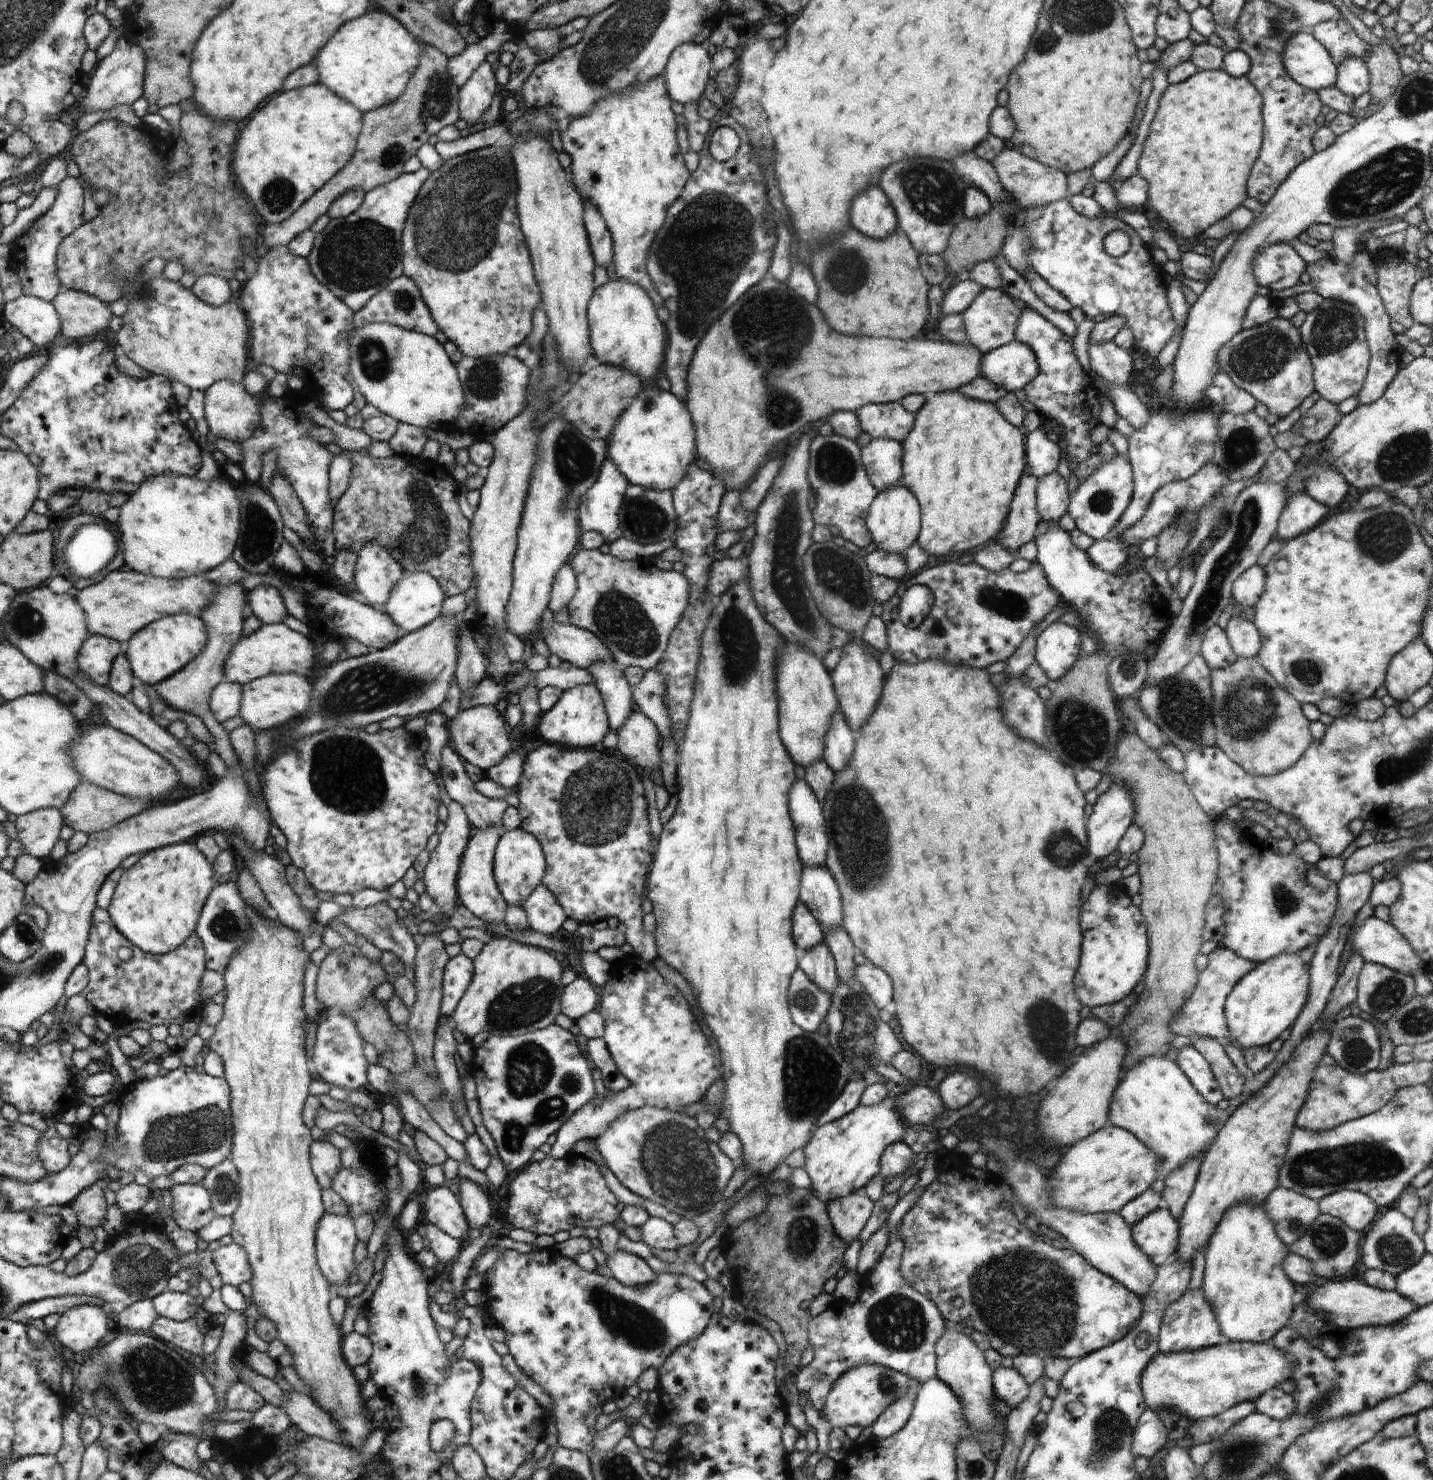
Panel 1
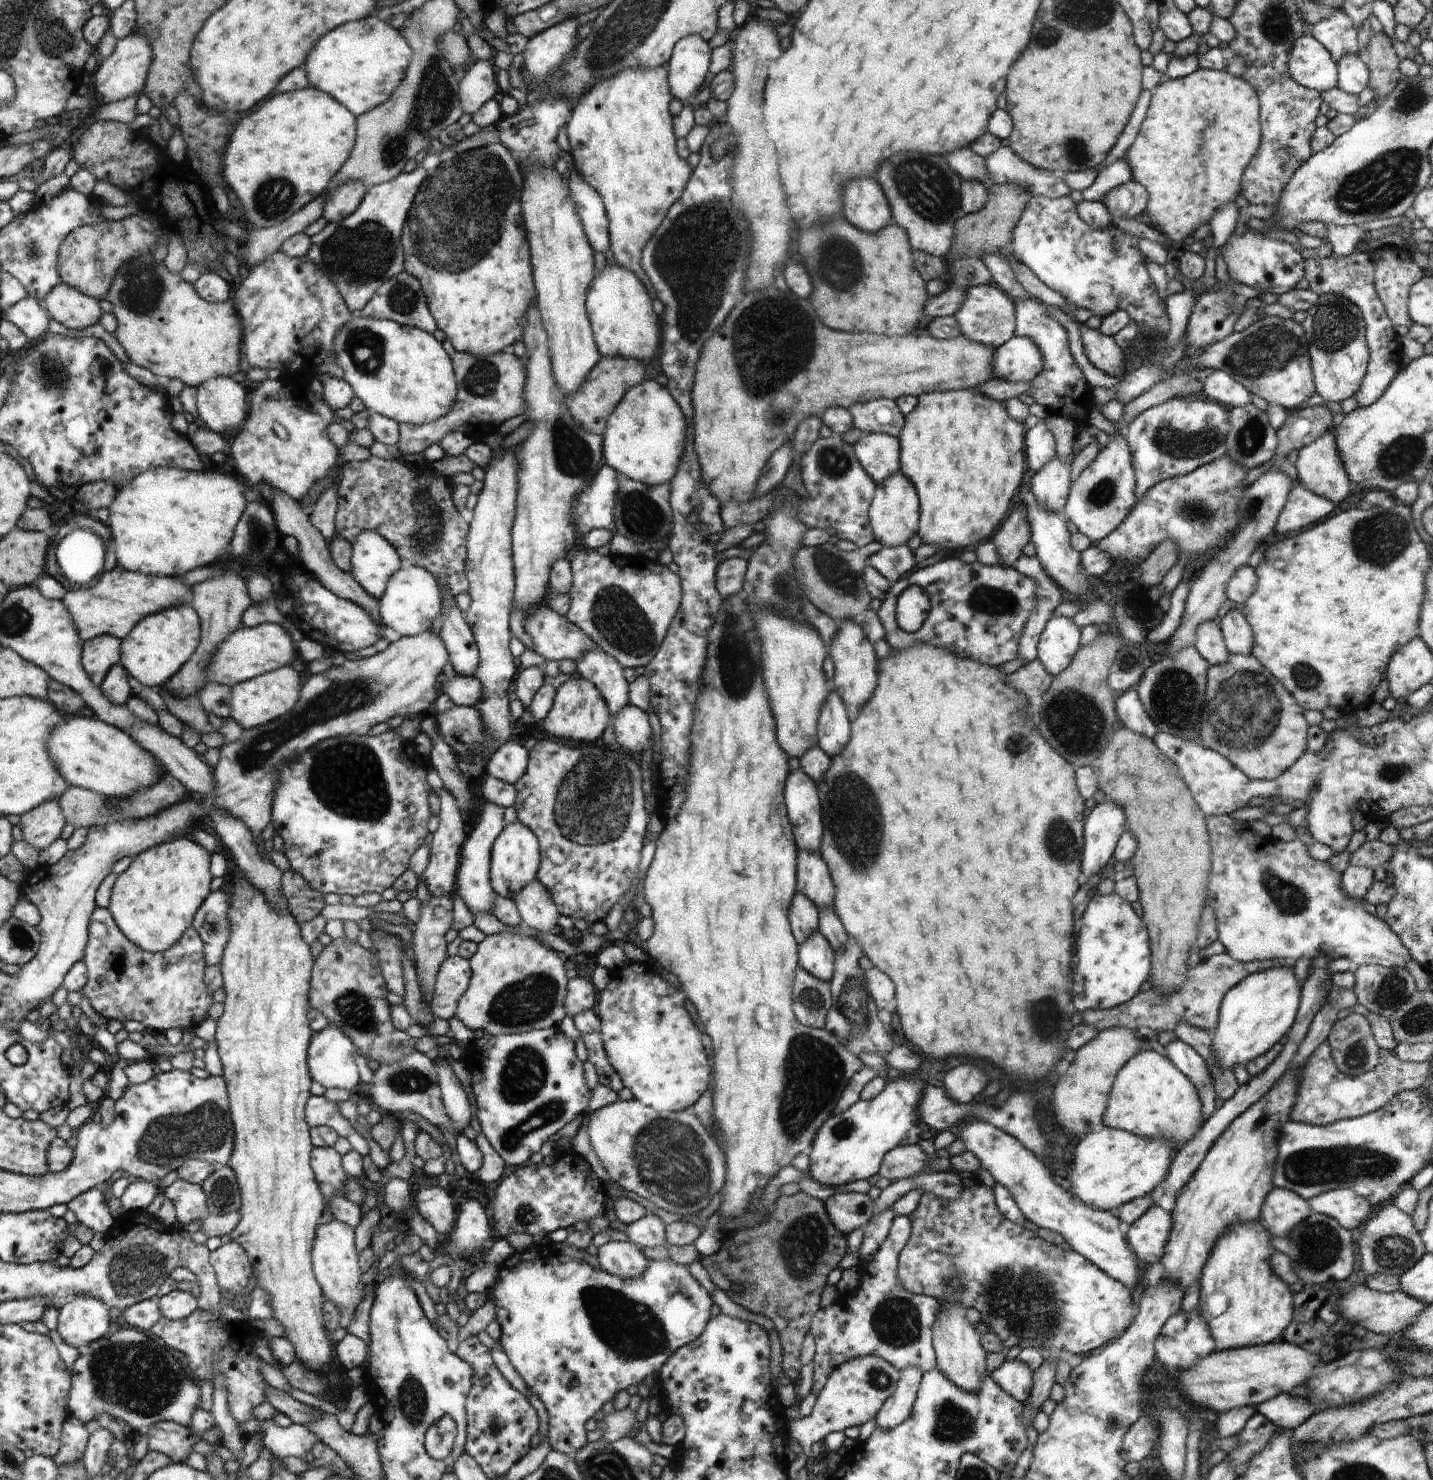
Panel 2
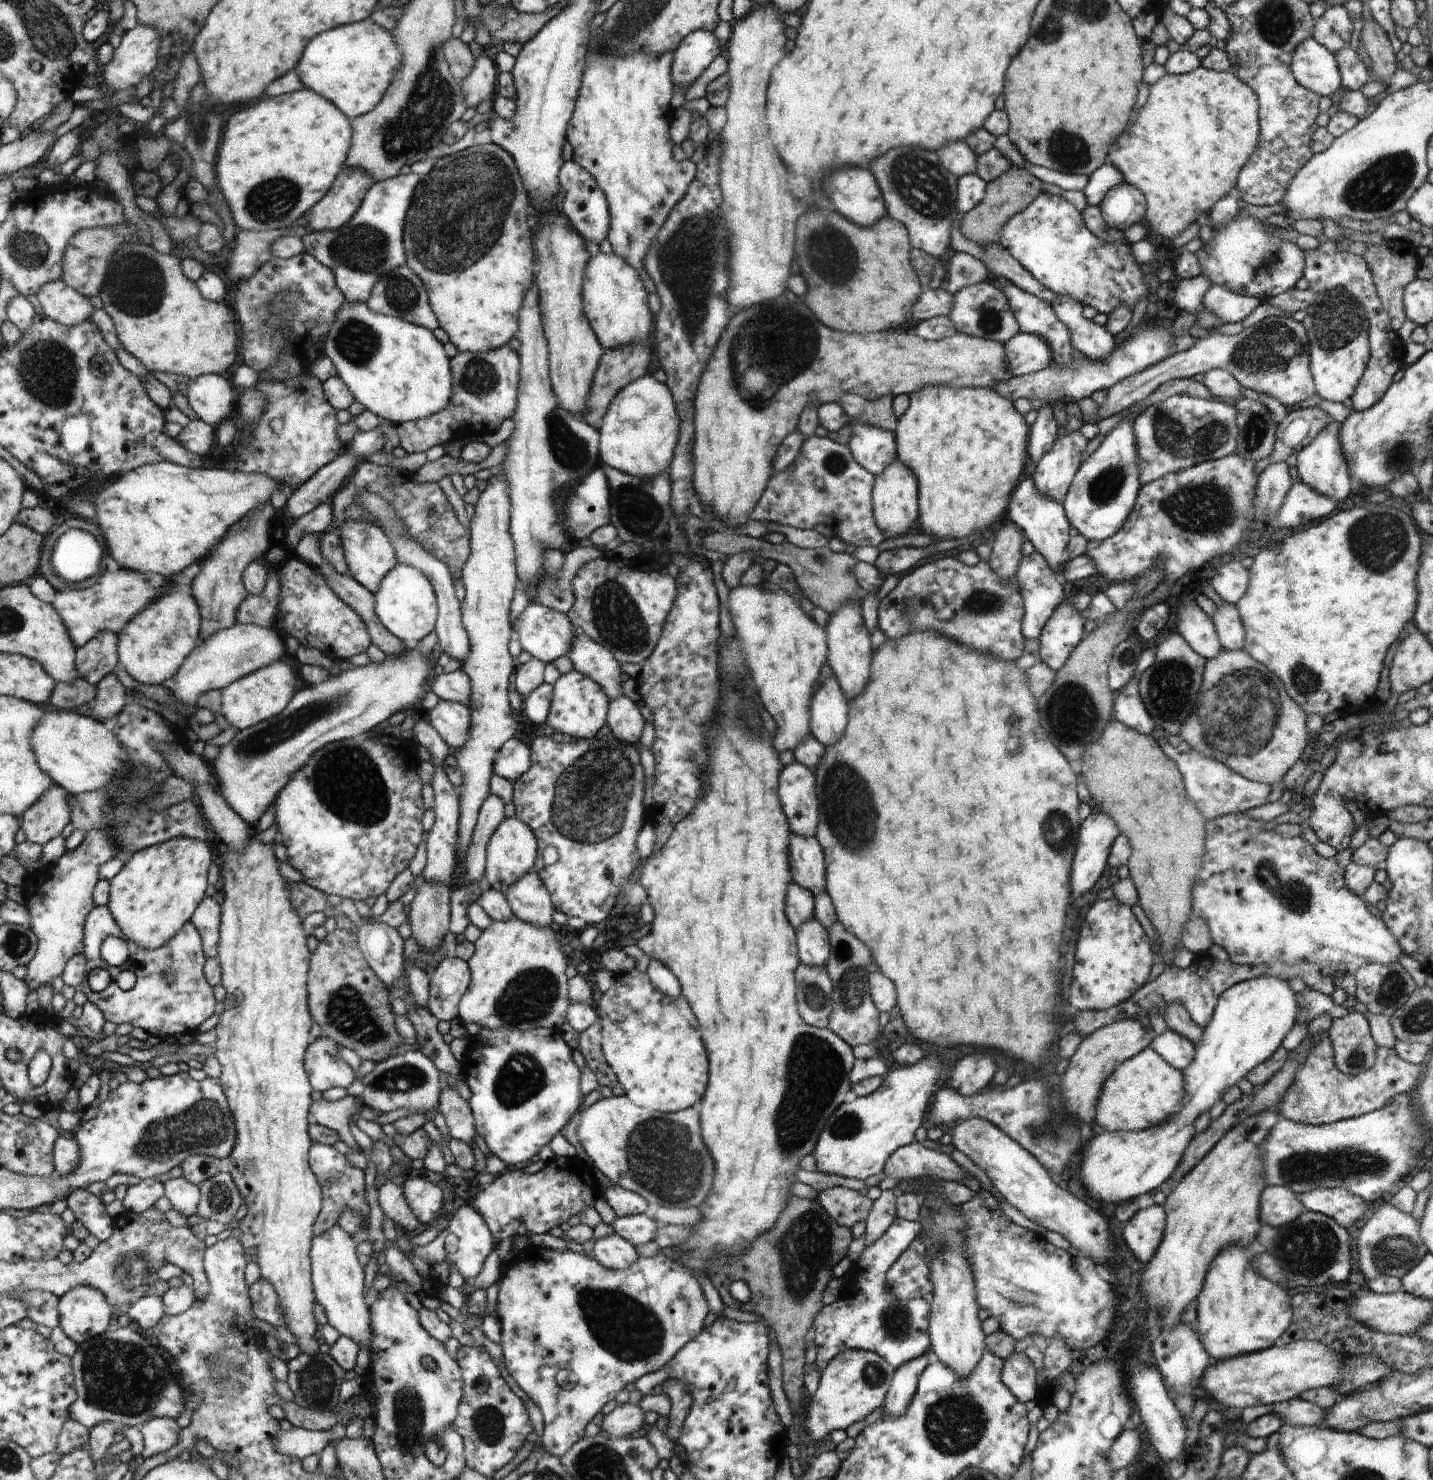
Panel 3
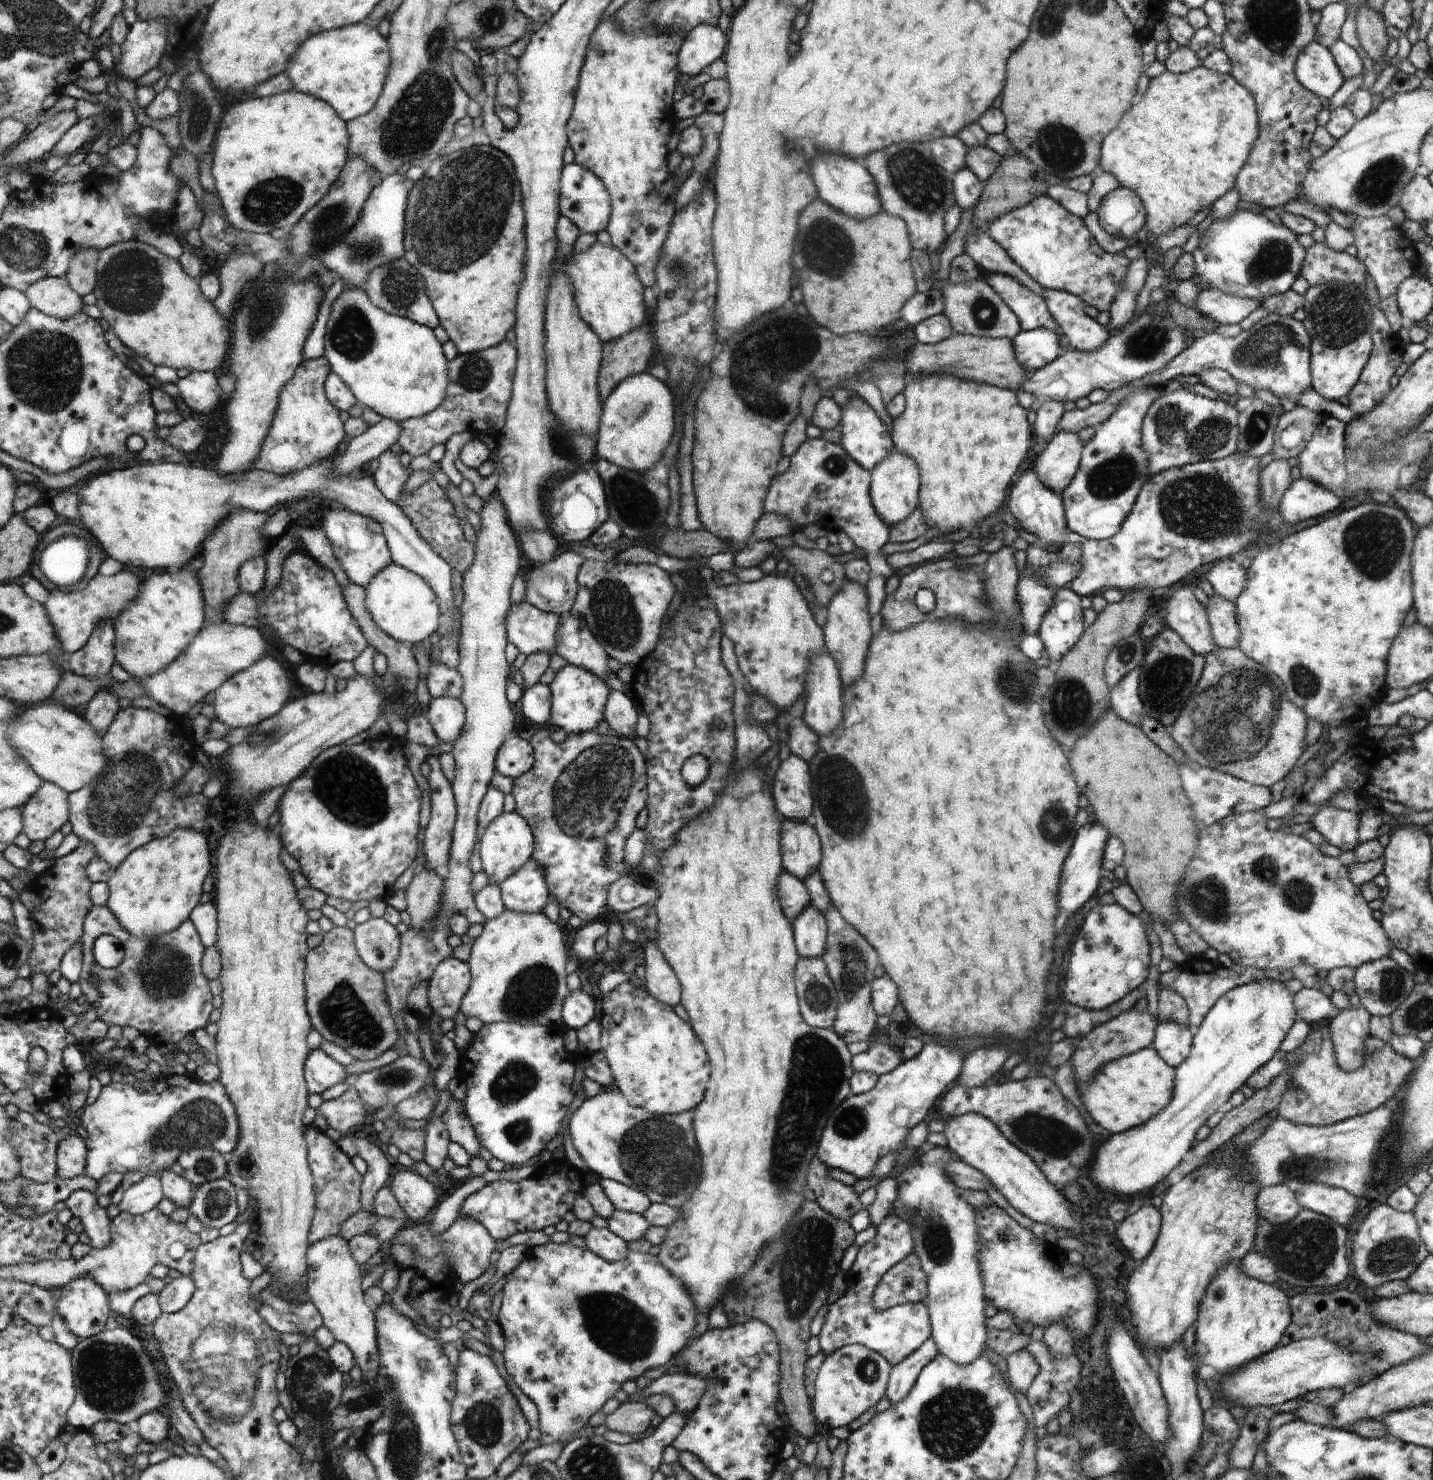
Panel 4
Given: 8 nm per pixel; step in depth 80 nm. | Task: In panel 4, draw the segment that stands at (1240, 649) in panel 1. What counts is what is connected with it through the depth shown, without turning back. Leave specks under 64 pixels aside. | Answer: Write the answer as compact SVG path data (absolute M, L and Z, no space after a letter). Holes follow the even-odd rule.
M1215 594L1209 598L1205 609L1216 646L1231 649L1238 647L1240 629L1235 604Z

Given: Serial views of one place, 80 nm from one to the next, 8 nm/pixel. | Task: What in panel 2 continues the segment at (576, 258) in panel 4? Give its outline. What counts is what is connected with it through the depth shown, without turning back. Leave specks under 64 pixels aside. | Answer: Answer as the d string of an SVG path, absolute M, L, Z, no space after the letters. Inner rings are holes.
M606 263L601 274L595 277L587 296L587 308L593 337L602 357L624 357L641 362L654 358L660 344L660 328L646 289L633 272L615 263L612 266Z

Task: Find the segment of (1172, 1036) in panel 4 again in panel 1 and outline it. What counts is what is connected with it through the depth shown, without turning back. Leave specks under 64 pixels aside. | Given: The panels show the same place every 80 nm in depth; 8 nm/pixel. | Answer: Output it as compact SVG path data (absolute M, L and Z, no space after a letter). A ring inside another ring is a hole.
M1182 1047L1178 1054L1179 1067L1184 1071L1192 1086L1207 1100L1217 1105L1223 1094L1211 1066L1194 1047Z

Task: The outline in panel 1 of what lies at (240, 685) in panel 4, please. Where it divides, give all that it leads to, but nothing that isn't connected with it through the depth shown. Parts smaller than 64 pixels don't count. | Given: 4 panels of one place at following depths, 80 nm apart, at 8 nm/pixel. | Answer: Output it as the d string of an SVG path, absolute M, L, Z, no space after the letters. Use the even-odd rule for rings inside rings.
M274 673L242 685L240 716L244 718L246 725L250 726L250 728L253 728L254 731L264 731L274 727L281 727L283 724L294 720L294 718L304 718L300 717L300 714L304 714L304 712L309 711L309 708L312 706L313 686L310 686L308 678L304 678L302 675Z

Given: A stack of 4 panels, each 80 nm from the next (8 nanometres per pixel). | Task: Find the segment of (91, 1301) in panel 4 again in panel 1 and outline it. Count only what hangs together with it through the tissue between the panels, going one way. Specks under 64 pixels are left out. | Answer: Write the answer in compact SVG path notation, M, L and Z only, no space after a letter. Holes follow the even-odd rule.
M84 1305L63 1314L55 1328L58 1340L76 1353L94 1352L114 1334L110 1329L109 1312L100 1305Z

